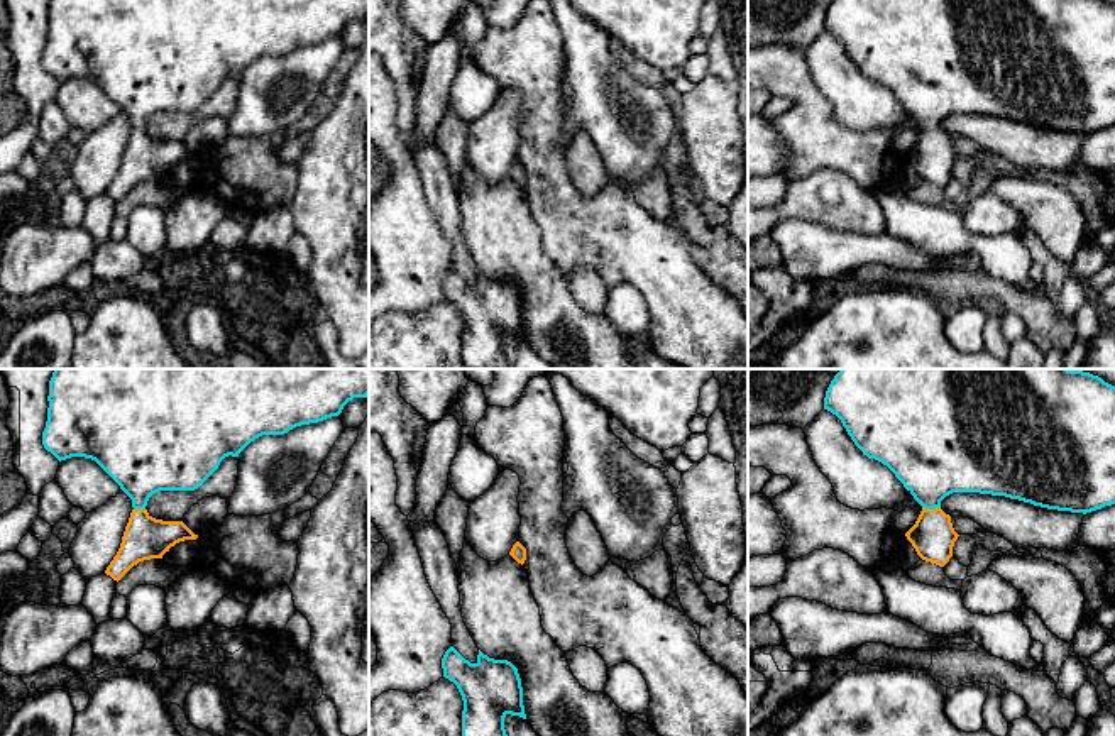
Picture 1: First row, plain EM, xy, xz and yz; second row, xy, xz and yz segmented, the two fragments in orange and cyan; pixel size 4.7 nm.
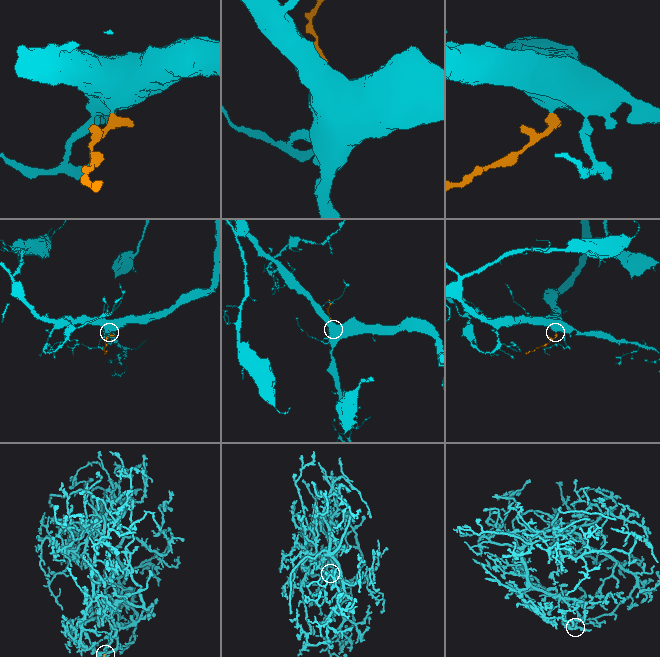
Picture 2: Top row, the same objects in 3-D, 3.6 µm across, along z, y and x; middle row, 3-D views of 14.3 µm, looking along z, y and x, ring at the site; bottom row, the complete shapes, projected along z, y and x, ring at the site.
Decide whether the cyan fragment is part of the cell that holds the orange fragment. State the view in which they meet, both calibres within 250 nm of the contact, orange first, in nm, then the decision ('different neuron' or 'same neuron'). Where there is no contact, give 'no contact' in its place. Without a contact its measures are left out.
meets orange in yz; 200 nm thick on the orange side, 380 nm on the other; same neuron

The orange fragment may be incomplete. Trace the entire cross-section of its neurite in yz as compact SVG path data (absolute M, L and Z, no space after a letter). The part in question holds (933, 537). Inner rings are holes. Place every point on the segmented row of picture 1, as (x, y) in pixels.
M841 369L826 391L824 409L841 420L863 455L887 465L922 506L915 525L905 536L922 560L939 567L949 562L959 536L951 516L941 509L941 501L953 492L1005 496L1047 509L1083 514L1115 504L1115 386L1090 372L1069 369Z

